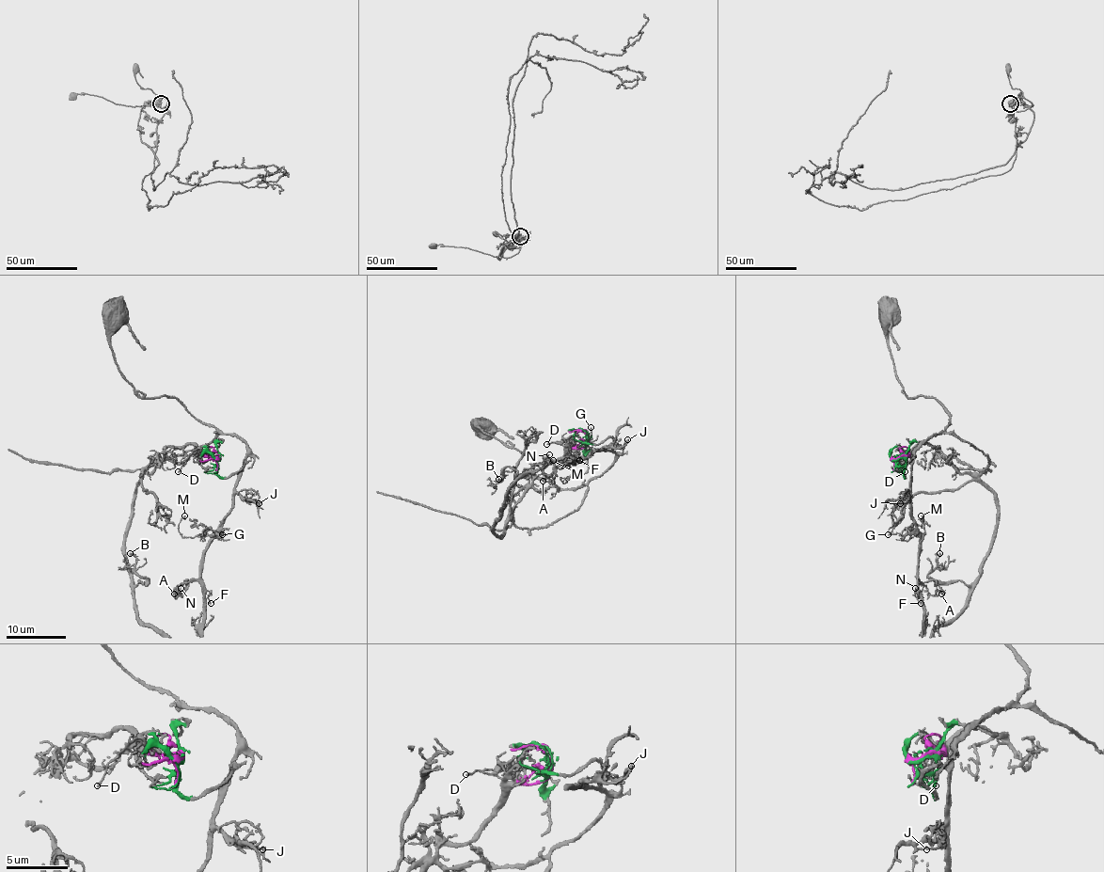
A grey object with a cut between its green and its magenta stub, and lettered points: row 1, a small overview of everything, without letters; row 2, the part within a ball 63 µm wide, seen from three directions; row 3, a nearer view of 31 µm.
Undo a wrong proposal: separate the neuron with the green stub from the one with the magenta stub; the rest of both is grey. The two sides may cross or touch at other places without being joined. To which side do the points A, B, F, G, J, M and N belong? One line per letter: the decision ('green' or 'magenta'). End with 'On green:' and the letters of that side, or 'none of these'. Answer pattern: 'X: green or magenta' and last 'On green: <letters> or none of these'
A: green
B: magenta
F: green
G: green
J: green
M: green
N: green
On green: A, F, G, J, M, N

